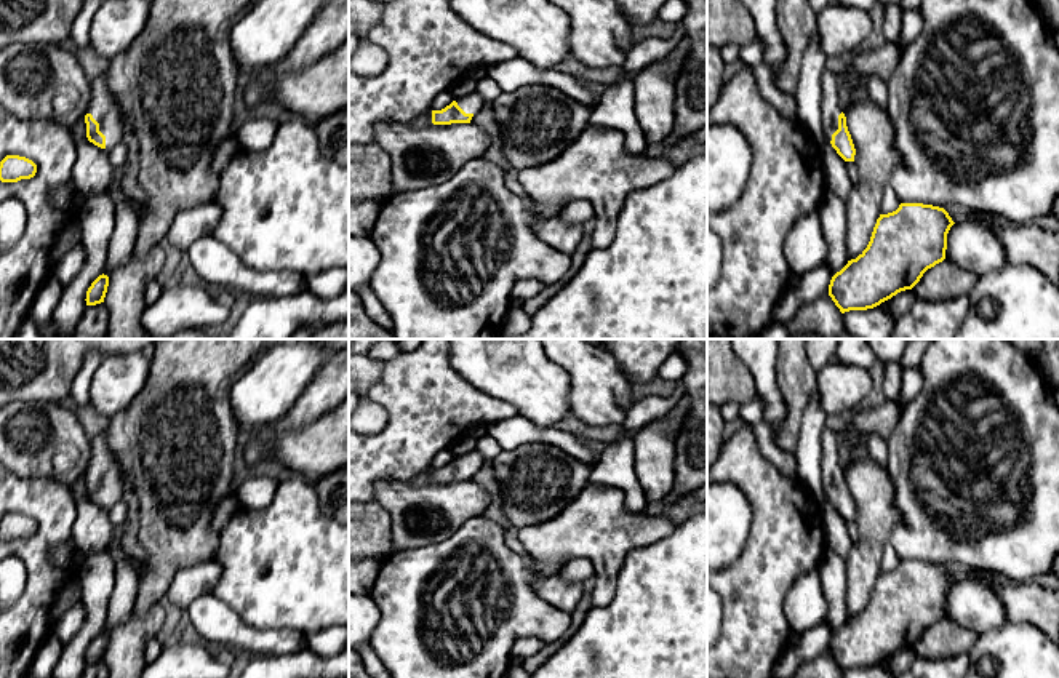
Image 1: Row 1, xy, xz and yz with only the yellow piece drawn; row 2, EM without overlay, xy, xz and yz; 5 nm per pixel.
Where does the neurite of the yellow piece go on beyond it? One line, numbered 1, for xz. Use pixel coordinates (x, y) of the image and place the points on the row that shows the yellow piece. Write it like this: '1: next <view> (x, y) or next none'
1: next xz (472, 103)

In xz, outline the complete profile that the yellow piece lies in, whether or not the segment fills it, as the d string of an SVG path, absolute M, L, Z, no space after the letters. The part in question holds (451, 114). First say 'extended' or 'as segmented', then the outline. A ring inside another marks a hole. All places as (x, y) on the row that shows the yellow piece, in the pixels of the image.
extended | M478 93L458 98L442 110L432 110L434 125L470 123L472 117L483 107L485 101Z

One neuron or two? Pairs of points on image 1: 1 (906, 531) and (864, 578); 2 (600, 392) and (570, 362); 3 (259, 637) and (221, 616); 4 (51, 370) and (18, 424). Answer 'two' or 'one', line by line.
1: two
2: one
3: one
4: two

